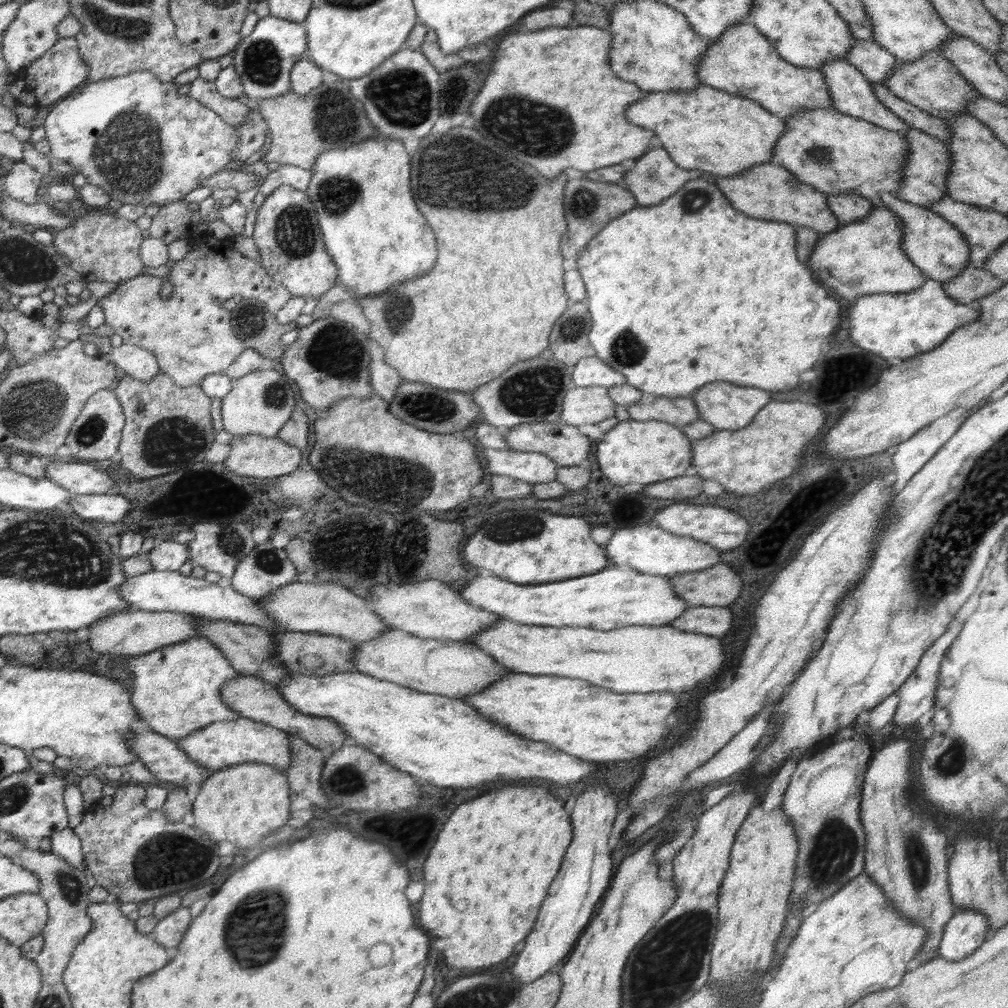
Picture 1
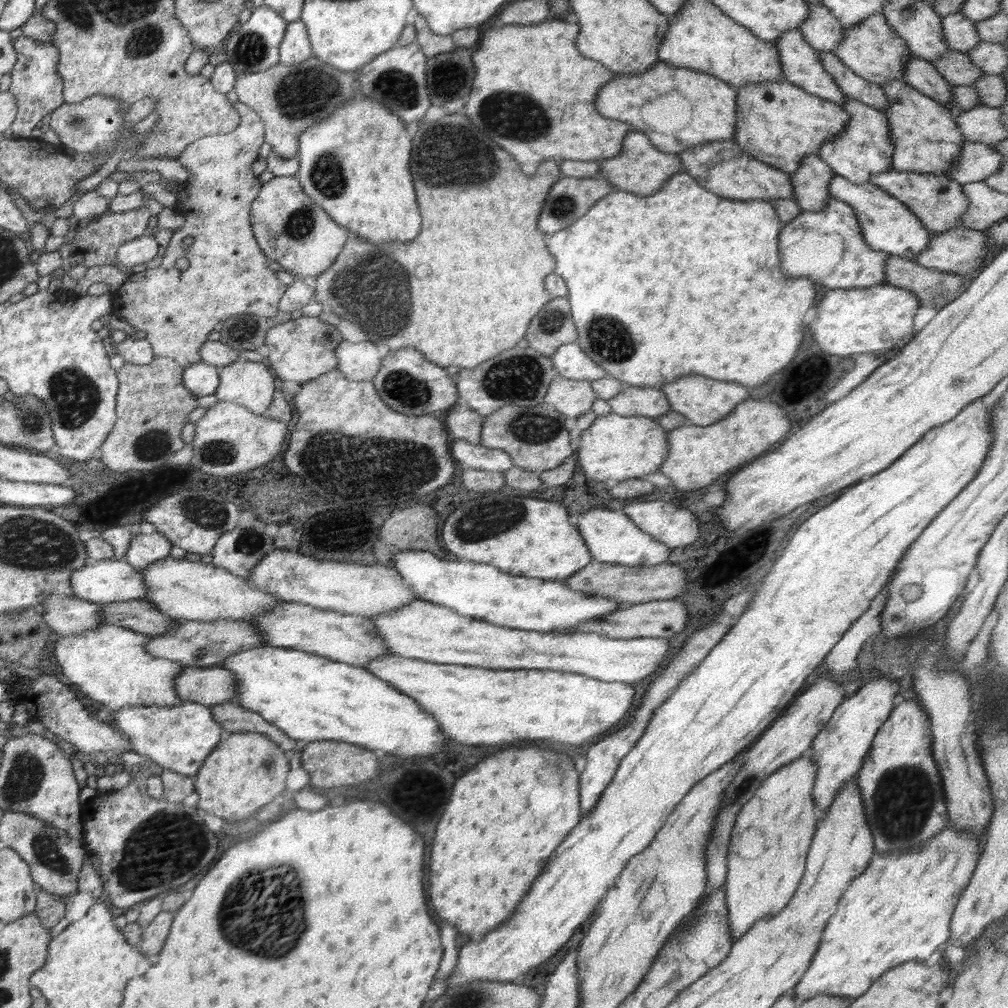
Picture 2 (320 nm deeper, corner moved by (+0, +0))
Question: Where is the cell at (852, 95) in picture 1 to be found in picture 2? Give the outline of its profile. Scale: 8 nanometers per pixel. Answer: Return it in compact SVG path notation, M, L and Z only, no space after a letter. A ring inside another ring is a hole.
M799 30L784 32L774 45L779 51L780 63L784 67L784 81L839 105L848 98L834 82L832 75L824 71L819 51L806 42Z

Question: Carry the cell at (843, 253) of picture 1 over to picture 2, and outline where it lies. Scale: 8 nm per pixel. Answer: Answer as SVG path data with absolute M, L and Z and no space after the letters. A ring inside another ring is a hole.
M830 197L826 206L823 206L822 210L802 211L795 219L787 222L780 229L779 243L780 252L786 250L788 246L794 246L798 244L800 240L808 242L808 240L814 240L810 238L812 234L816 234L818 242L826 242L822 238L832 238L832 248L838 250L840 254L840 260L838 264L832 266L832 262L822 262L824 266L824 272L820 268L820 276L830 276L832 284L826 286L829 289L848 289L848 288L864 288L878 283L885 282L886 273L884 273L885 262L890 256L889 253L882 252L881 250L872 250L866 241L863 239L861 226L855 215L855 210L846 202ZM808 236L808 238L806 238Z

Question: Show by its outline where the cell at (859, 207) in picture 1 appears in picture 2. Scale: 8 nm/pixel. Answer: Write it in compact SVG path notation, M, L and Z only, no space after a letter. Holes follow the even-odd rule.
M817 154L806 155L801 167L789 174L793 199L804 211L822 210L832 197L828 185L834 175L835 172Z

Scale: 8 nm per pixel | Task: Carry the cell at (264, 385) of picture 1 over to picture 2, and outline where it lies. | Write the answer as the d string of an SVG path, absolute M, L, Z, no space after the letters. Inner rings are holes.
M238 360L228 366L220 368L219 385L214 391L214 396L219 401L233 402L245 406L257 415L263 415L274 402L274 376L261 362Z

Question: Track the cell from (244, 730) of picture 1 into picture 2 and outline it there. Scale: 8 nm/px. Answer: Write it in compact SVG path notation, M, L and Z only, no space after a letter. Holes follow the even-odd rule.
M190 701L170 706L127 706L111 713L114 725L130 737L134 752L178 774L195 776L216 746L229 737L212 718L208 705Z

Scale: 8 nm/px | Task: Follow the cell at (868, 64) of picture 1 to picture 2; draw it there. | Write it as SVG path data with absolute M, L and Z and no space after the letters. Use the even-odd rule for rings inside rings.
M811 3L808 18L800 24L799 32L806 42L817 51L833 52L833 48L844 38L846 28L842 26L828 8Z

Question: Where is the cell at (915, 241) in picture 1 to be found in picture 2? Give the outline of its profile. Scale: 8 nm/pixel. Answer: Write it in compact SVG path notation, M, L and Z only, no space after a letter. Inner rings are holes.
M834 175L828 185L828 192L835 199L848 203L858 219L863 239L872 250L881 250L890 255L912 259L918 253L927 249L932 238L932 232L924 228L923 222L911 213L911 210L897 198L888 194L880 187L870 182L852 184L840 175Z

